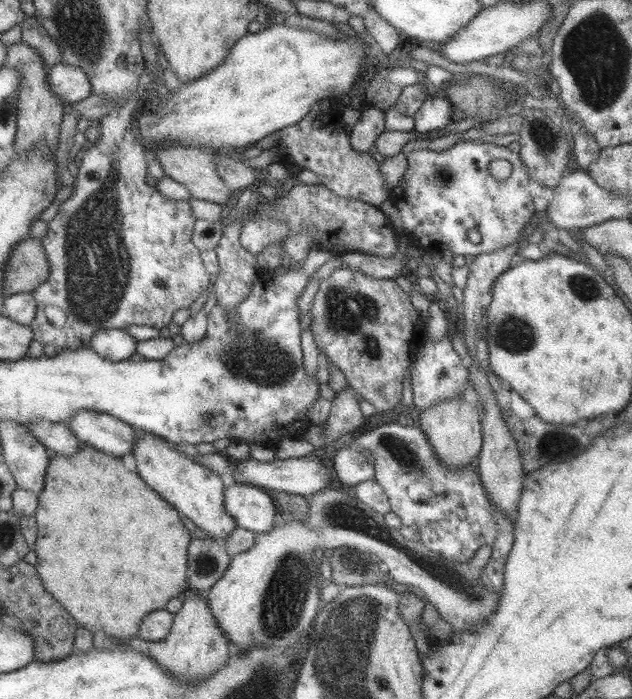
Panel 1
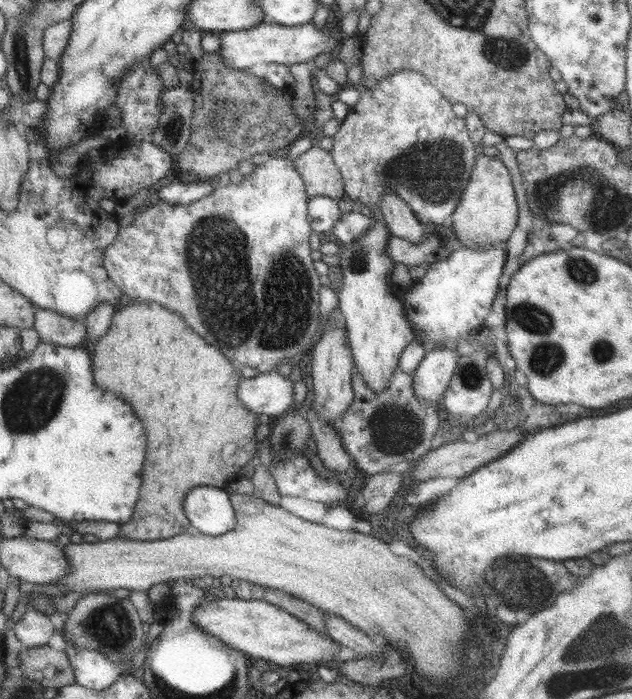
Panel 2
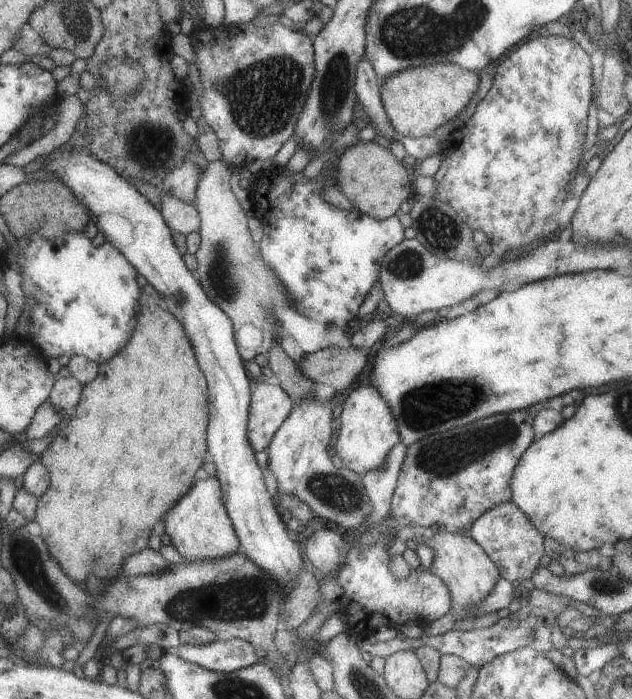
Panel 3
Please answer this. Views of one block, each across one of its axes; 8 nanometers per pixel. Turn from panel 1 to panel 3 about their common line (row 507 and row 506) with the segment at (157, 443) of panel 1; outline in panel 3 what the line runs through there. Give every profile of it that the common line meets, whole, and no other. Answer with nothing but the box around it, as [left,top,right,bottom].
[164,476,240,561]

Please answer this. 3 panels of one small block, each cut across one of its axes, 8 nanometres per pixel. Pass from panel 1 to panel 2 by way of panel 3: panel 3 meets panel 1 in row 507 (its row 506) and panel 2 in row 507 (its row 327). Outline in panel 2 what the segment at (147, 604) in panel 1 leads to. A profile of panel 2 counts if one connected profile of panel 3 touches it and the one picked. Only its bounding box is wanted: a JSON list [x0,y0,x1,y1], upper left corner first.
[89,299,259,541]

